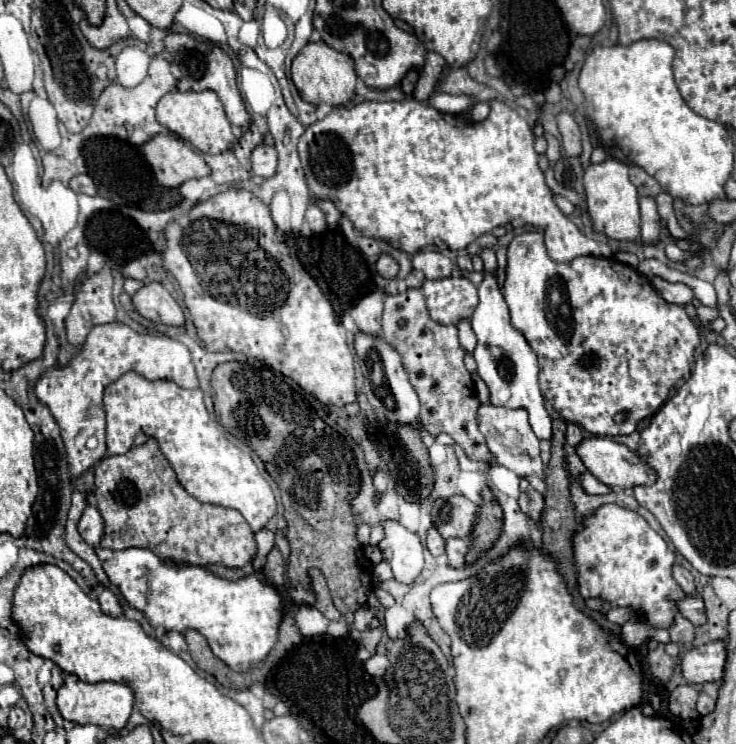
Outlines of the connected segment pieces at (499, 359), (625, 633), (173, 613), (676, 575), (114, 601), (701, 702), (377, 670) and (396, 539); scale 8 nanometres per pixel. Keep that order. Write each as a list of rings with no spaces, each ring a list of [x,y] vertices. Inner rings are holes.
[[[485,271],[479,285],[479,305],[471,317],[471,327],[477,335],[477,347],[473,357],[477,361],[477,373],[491,391],[491,403],[501,407],[525,407],[529,411],[529,423],[539,439],[551,439],[551,417],[543,407],[543,395],[537,381],[537,357],[519,329],[511,325],[509,307],[503,299],[495,273]]]
[[[633,617],[621,627],[621,639],[629,647],[639,647],[649,639],[655,639],[659,643],[669,643],[669,633],[667,629],[659,629],[659,627],[655,629],[651,623],[641,623],[637,617]]]
[[[149,549],[113,551],[113,557],[103,561],[103,571],[119,587],[125,601],[147,615],[153,629],[199,631],[211,651],[233,671],[247,671],[251,665],[263,661],[277,643],[281,597],[263,573],[251,573],[239,581],[225,581],[211,575],[205,567],[169,565]]]
[[[673,565],[673,579],[681,585],[681,589],[685,591],[685,593],[689,593],[689,595],[695,595],[695,583],[693,583],[693,575],[687,571],[687,569],[683,569],[681,565]]]
[[[103,589],[103,593],[99,595],[97,601],[99,601],[105,615],[111,615],[111,617],[121,617],[123,615],[123,607],[119,603],[119,597],[113,595],[109,589]]]
[[[699,693],[699,699],[697,699],[697,711],[701,713],[701,715],[707,715],[707,713],[711,713],[715,709],[715,701],[707,695],[707,693]]]
[[[373,655],[365,661],[365,671],[373,677],[383,677],[387,665],[389,665],[389,661],[387,661],[385,655]]]
[[[387,519],[379,523],[385,537],[379,543],[383,559],[391,565],[393,577],[401,583],[411,583],[423,569],[425,547],[417,533],[403,527],[399,521]]]

